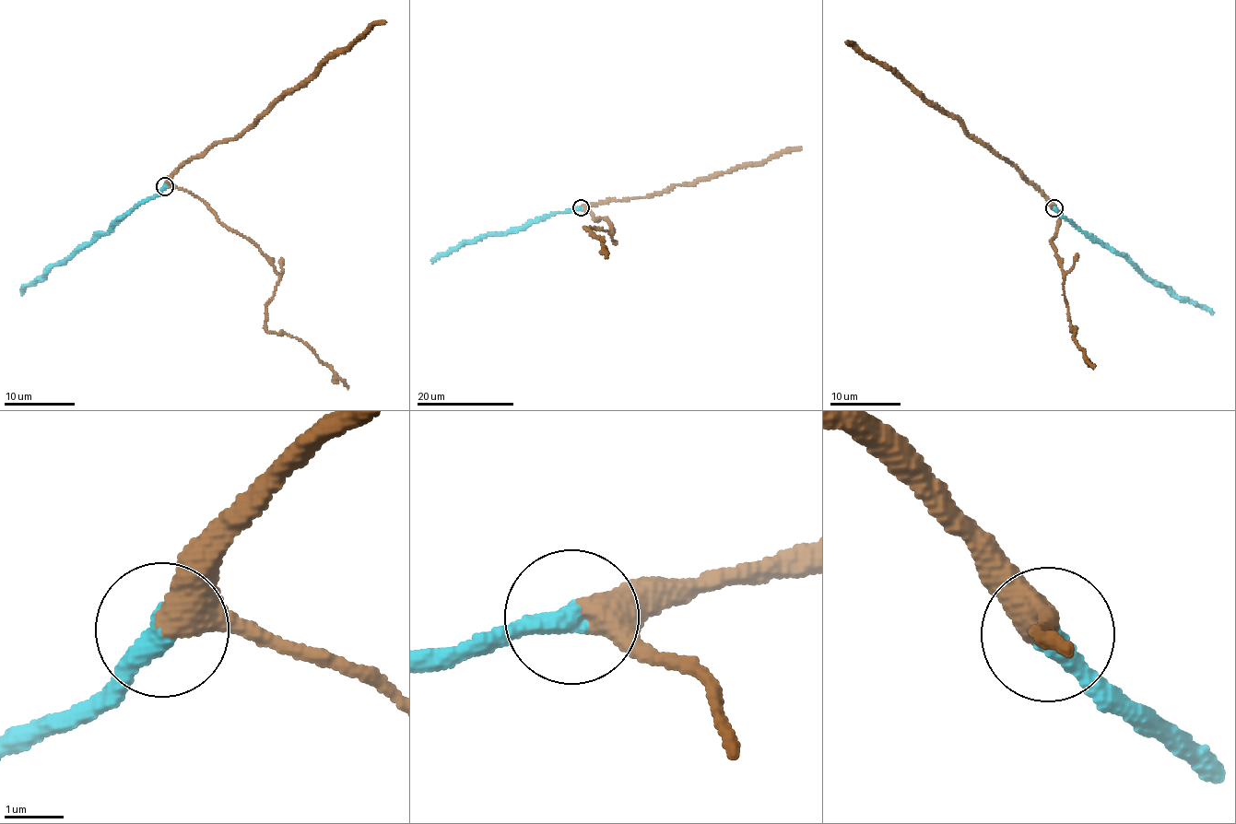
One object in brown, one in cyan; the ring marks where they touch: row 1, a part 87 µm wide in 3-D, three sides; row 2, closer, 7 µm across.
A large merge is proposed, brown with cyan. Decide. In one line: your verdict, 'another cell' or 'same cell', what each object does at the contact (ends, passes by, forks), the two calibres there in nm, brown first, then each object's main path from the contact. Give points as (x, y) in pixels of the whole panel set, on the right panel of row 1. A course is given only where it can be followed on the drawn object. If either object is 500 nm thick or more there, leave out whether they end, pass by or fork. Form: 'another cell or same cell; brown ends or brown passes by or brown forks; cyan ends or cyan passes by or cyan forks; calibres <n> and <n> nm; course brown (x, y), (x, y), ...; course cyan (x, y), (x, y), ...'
same cell; brown passes by; cyan ends; calibres 360 and 400 nm; course brown (1055, 207), (1032, 185), (1021, 178), (1011, 163), (968, 135), (961, 123), (845, 41); course cyan (1055, 207), (1153, 279), (1214, 312)

